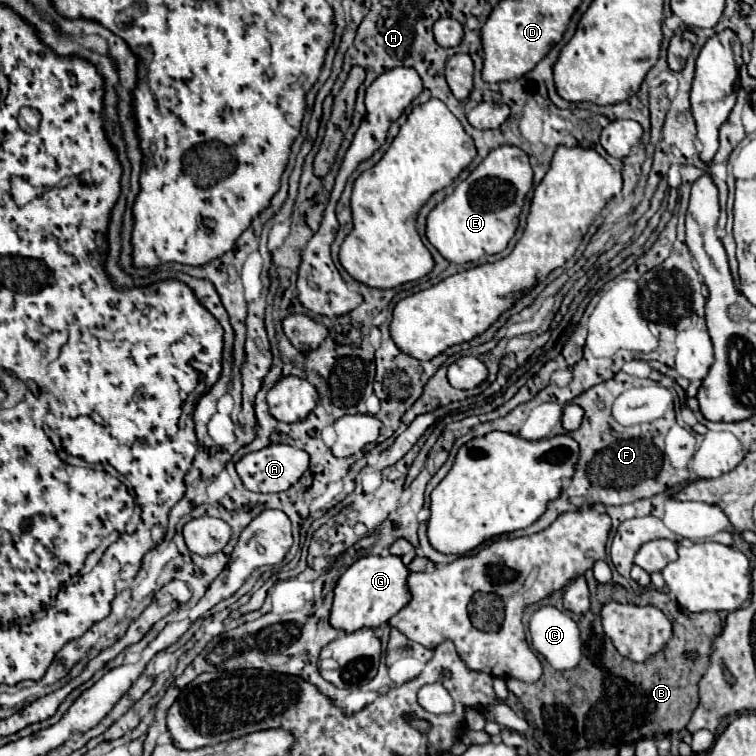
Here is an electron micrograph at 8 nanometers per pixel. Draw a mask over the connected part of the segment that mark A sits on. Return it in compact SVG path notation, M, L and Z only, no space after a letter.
M271 444L259 452L251 452L247 456L243 456L237 464L237 474L243 480L243 486L251 492L283 492L289 486L293 486L301 474L309 468L309 454L287 446L287 444Z

